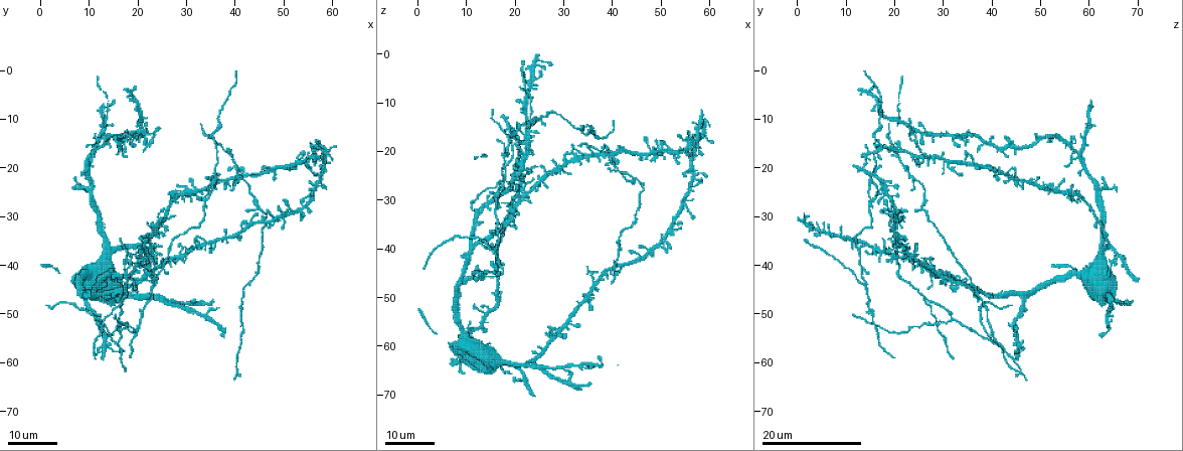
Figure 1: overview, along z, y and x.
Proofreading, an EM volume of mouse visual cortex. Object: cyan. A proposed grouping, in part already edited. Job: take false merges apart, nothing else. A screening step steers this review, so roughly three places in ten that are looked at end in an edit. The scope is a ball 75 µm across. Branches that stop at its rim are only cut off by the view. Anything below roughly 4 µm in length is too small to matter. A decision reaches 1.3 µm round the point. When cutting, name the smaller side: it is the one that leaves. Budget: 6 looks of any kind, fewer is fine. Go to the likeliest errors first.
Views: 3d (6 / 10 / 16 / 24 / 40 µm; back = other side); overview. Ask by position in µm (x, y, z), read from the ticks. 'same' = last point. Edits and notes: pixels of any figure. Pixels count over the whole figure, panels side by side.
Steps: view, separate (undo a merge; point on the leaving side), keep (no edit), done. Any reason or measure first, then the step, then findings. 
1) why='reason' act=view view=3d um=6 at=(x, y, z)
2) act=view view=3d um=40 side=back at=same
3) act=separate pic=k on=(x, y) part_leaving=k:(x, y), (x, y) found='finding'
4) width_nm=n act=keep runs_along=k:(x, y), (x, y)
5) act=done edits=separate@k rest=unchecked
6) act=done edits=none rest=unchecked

why='side arm on a straight run' act=view view=3d um=16 at=(17.0, 47.0, 27.0)

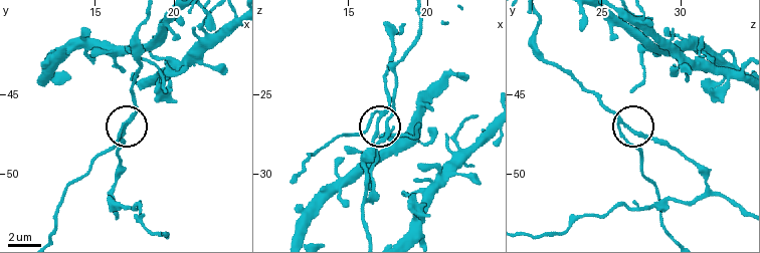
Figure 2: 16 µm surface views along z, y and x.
why='zoom in' act=view view=3d um=10 at=(16.8, 47.2, 26.8)

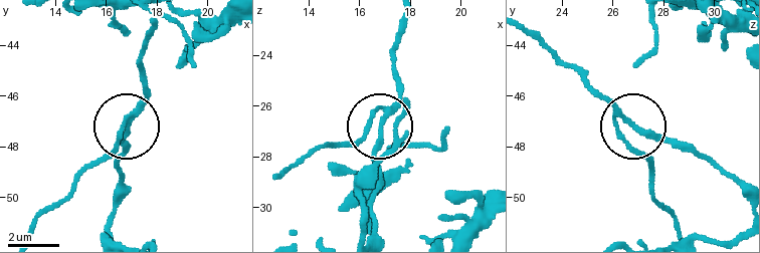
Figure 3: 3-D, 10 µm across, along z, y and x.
act=separate pic=3 on=(114, 145) part_leaving=3:(130, 116), (115, 145), (32, 231) found='two neurons meet here'

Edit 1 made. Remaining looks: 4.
why='redraw' act=view view=overview

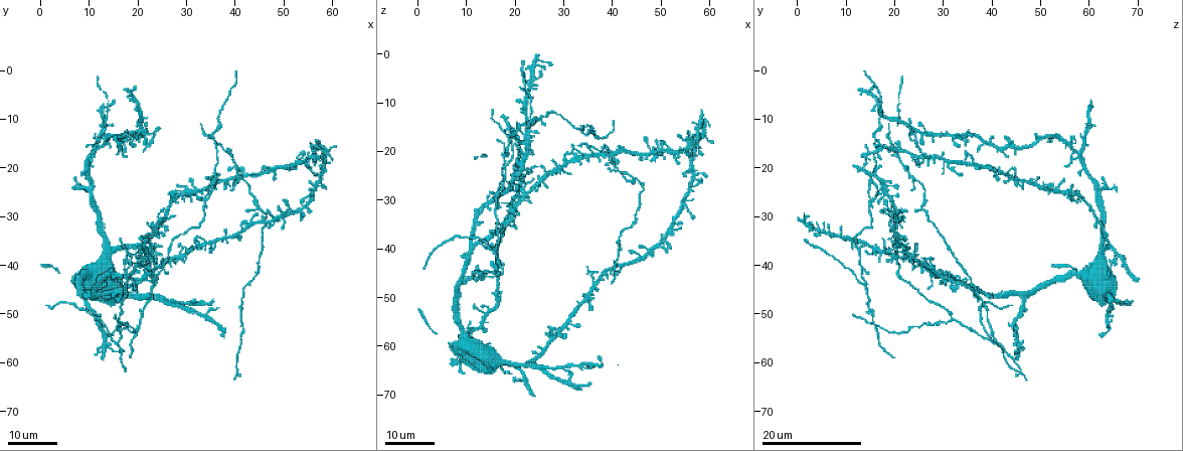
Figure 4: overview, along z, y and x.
why='three-way junction' act=view view=3d um=24 at=(15.0, 56.0, 40.5)

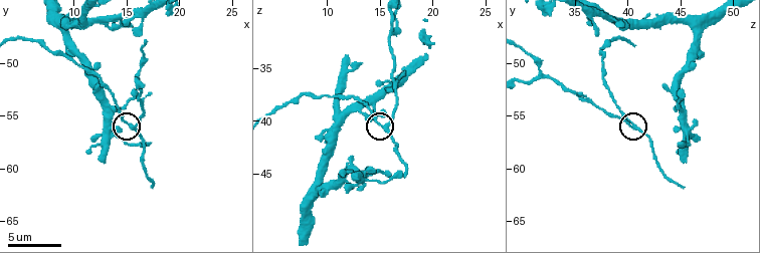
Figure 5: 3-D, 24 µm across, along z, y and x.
act=view view=3d um=10 at=(15.4, 55.8, 40.4)

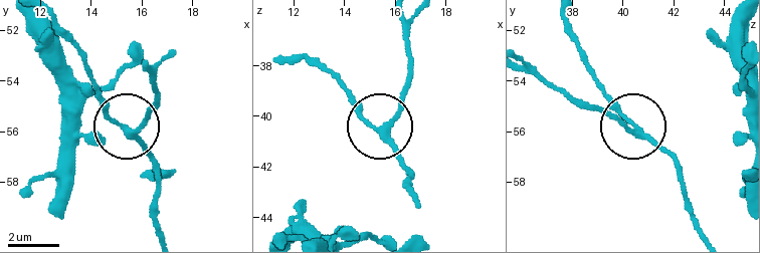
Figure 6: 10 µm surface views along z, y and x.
side_arm_um=9 arms=3 act=keep found='one neuron here'

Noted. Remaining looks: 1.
act=done edits=separate@3 rest=unchecked

